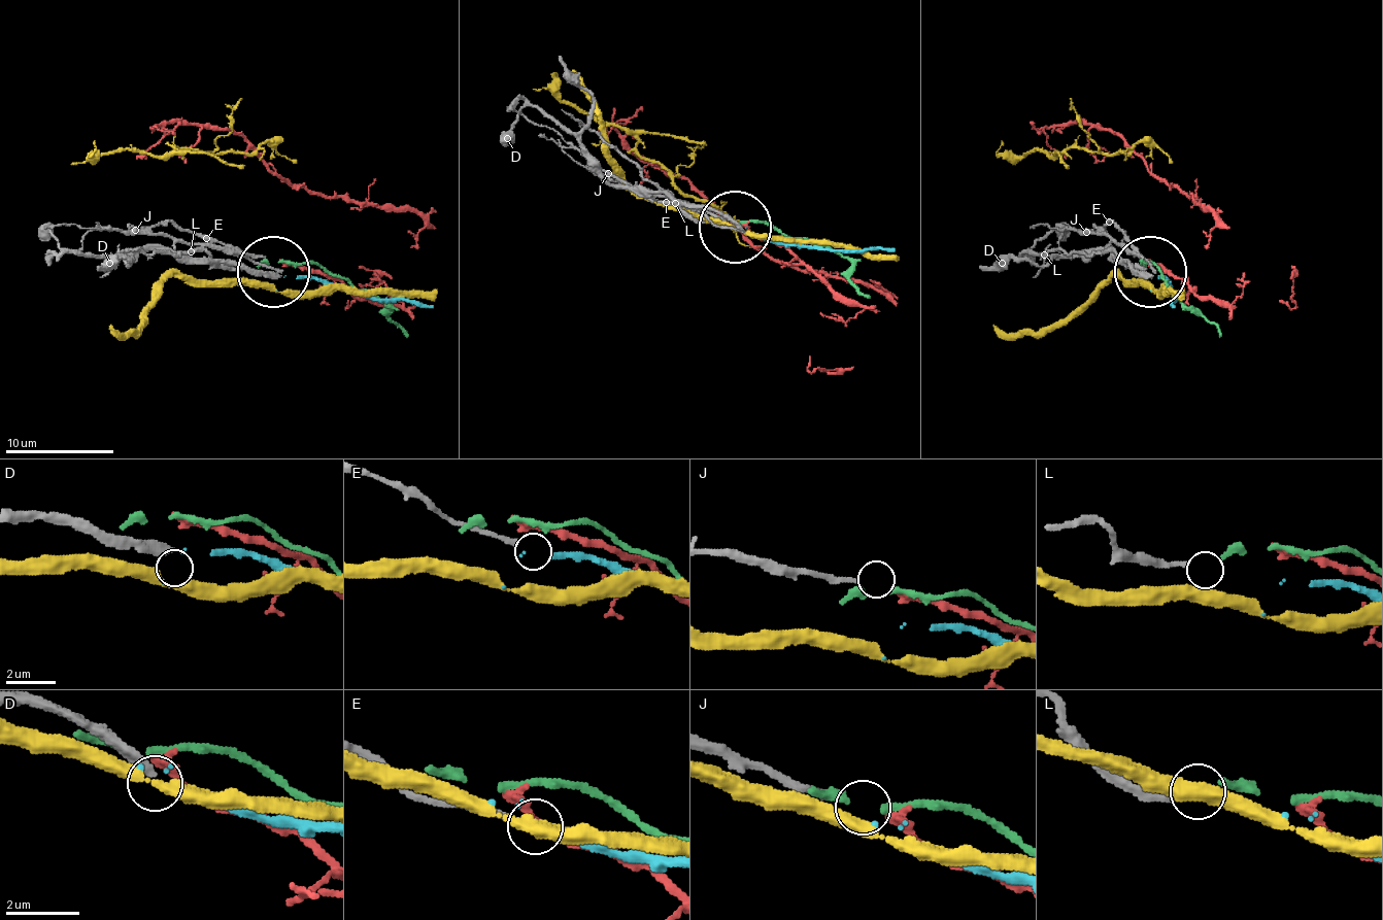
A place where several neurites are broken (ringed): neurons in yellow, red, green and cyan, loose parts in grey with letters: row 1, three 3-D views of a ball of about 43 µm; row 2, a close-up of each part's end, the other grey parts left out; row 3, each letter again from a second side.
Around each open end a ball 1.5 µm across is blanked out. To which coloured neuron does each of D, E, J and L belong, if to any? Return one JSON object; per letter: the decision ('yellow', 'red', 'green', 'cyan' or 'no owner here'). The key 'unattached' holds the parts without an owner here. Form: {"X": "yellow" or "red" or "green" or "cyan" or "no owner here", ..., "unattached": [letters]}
{"D": "no owner here", "E": "no owner here", "J": "red", "L": "green", "unattached": ["D", "E"]}

